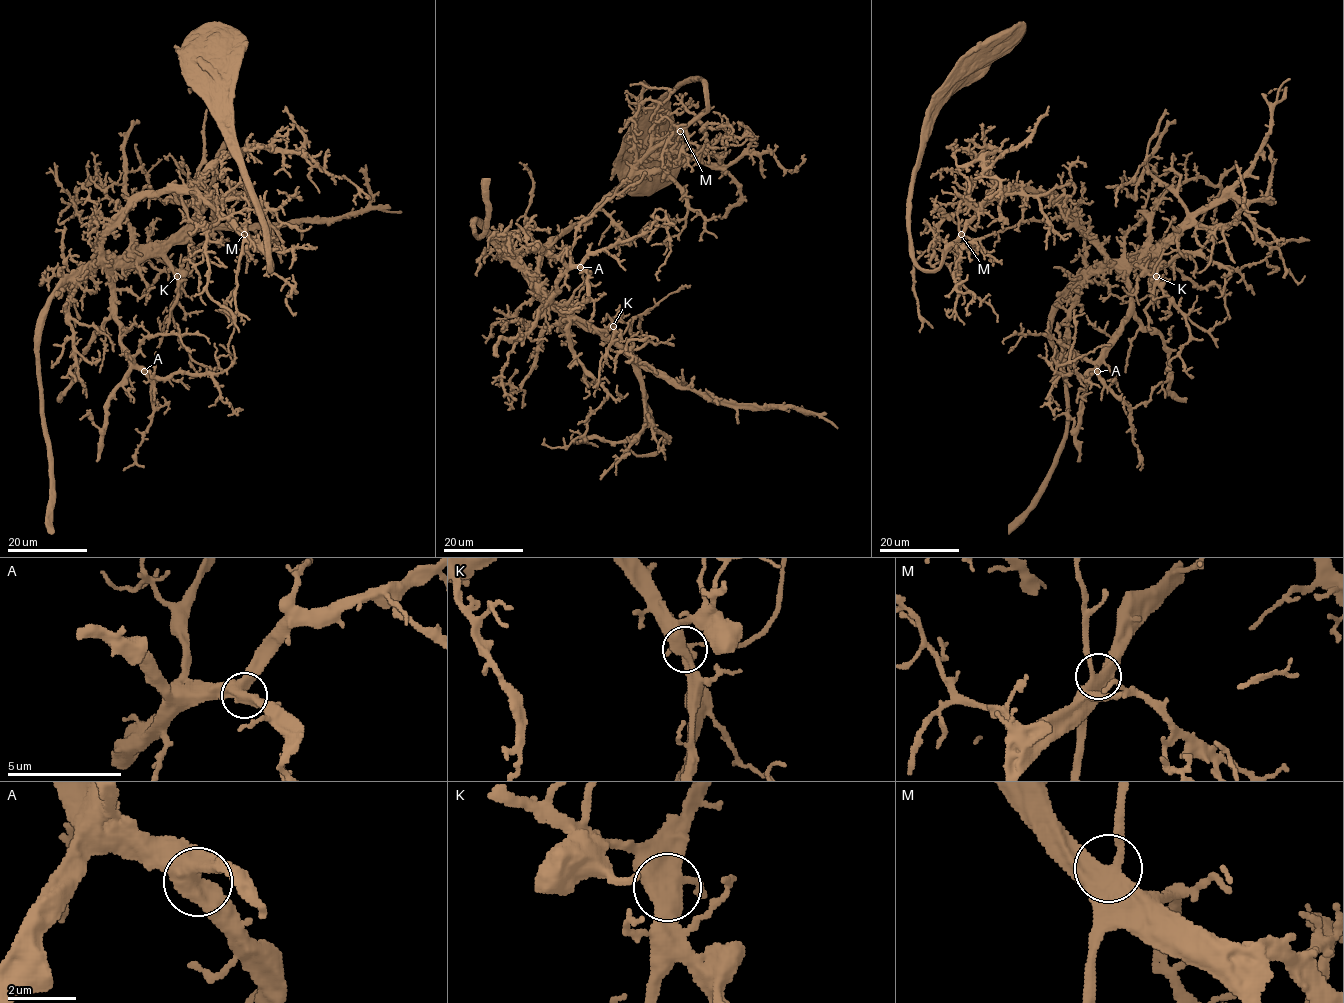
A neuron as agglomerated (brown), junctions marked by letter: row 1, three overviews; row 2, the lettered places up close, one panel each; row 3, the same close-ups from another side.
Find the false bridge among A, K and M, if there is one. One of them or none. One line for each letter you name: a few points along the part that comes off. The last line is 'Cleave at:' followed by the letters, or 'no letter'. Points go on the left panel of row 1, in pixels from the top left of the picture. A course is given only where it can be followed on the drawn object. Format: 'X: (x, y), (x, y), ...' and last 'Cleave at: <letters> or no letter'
Cleave at: no letter

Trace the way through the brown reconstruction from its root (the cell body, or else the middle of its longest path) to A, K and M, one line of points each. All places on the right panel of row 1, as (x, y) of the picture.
A: (996, 48), (929, 114), (910, 255), (935, 270), (997, 195), (1051, 195), (1130, 288), (1130, 317), (1097, 371)
K: (996, 48), (929, 114), (911, 257), (935, 270), (993, 198), (1033, 190), (1110, 259), (1158, 256), (1156, 275)
M: (996, 48), (994, 45), (933, 106), (911, 190), (910, 255), (922, 268), (935, 270), (949, 246), (961, 234)

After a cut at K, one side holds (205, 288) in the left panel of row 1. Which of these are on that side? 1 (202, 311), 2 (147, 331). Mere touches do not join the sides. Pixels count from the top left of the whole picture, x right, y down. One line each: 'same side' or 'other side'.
1: other side
2: same side

